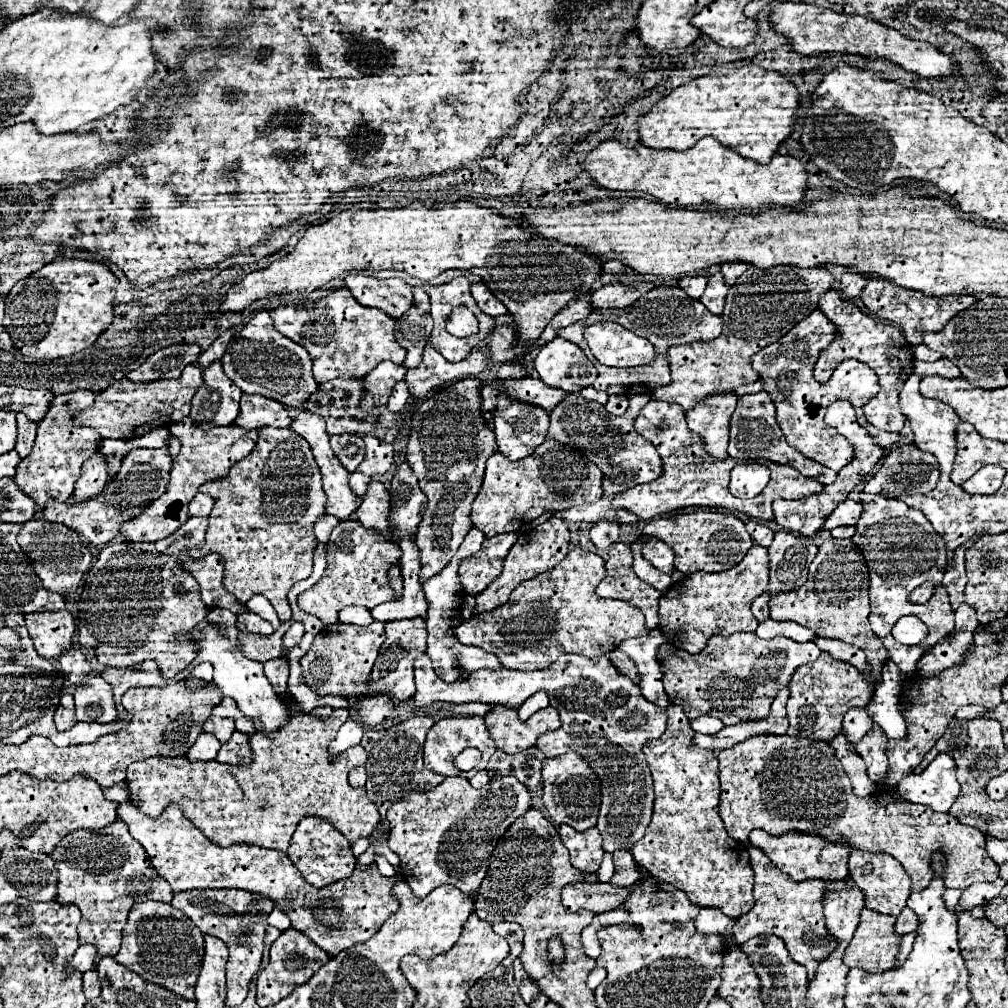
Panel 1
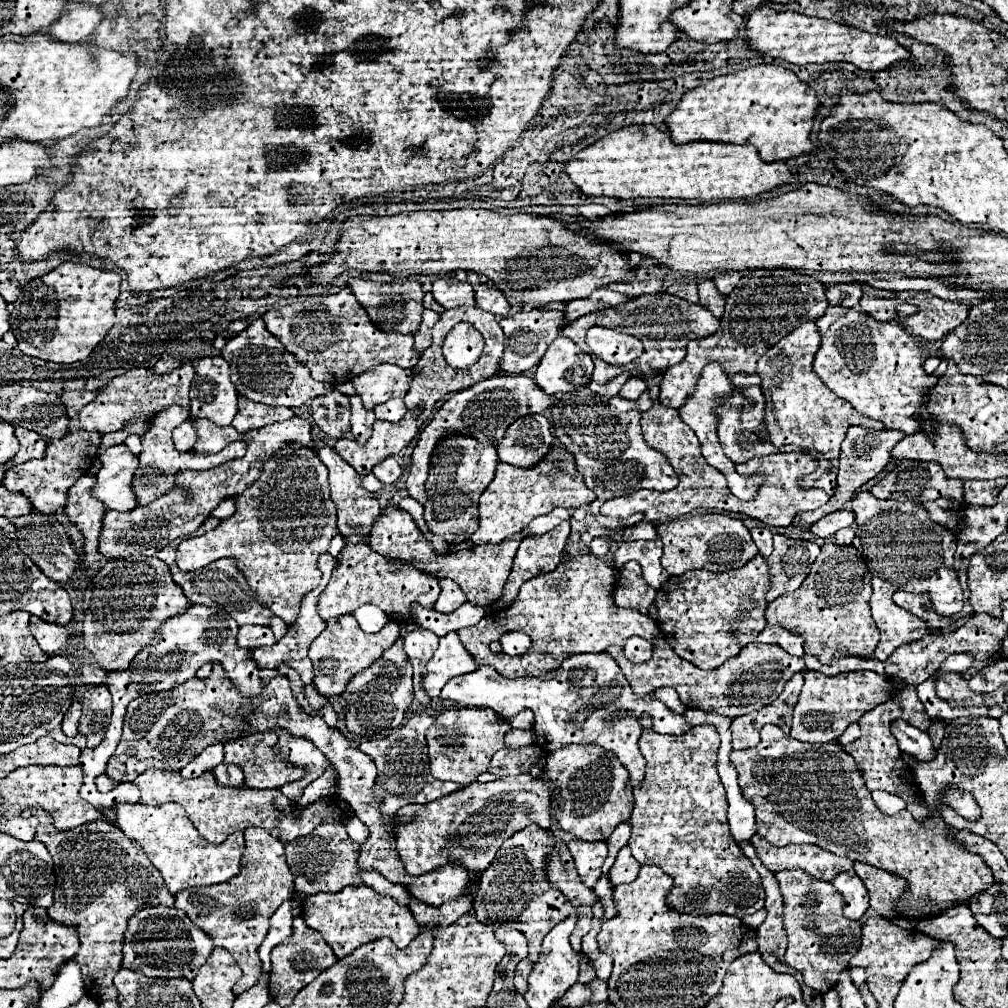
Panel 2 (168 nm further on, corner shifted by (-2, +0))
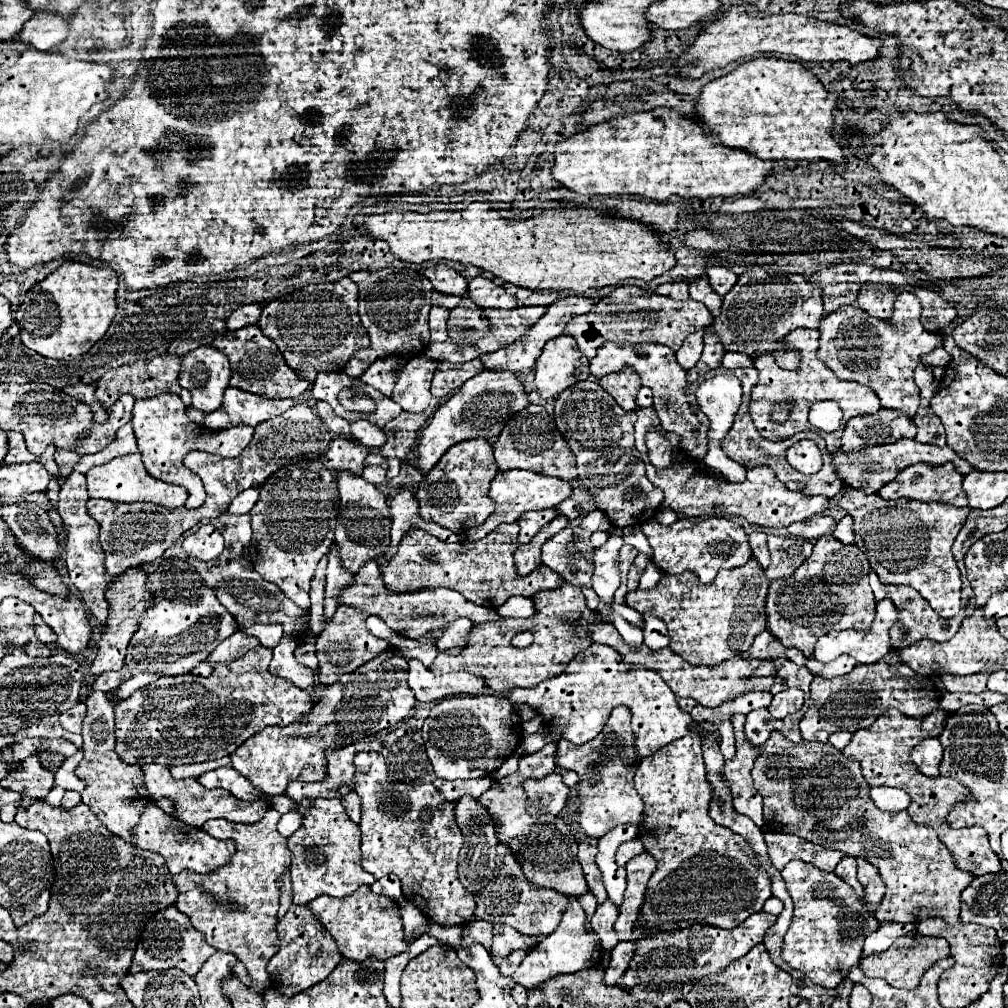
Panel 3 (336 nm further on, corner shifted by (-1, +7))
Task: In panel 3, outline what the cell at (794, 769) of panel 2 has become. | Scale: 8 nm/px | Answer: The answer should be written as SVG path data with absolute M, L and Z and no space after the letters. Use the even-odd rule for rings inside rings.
M772 731L768 741L760 747L760 755L756 757L752 777L754 787L764 797L764 819L768 829L794 833L816 845L842 851L850 857L862 857L880 871L882 881L886 885L886 895L874 911L878 921L916 923L926 917L944 917L950 925L958 923L960 893L964 891L964 887L968 887L968 883L972 883L974 875L968 875L968 871L960 871L956 867L952 853L944 847L944 843L940 843L932 827L914 823L906 811L880 811L870 799L870 785L860 773L860 763L856 763L856 759L848 759L830 743L792 743L780 731Z

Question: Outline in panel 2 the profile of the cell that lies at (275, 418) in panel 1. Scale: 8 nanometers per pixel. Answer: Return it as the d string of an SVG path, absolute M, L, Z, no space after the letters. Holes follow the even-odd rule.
M239 396L237 406L239 406L239 410L237 410L237 416L233 418L233 428L239 434L245 434L249 430L263 428L267 424L275 424L275 422L283 422L283 420L293 418L293 410L291 408L265 406L261 402L247 400L245 396Z

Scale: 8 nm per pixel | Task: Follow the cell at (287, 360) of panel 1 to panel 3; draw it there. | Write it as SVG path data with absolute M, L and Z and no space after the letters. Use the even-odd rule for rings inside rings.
M246 325L238 331L228 331L224 335L218 335L212 345L230 359L230 369L232 369L230 387L264 395L268 399L294 399L310 387L310 381L302 379L298 371L292 371L284 363L284 355L280 355L276 343L272 343L272 339L268 339L258 325Z

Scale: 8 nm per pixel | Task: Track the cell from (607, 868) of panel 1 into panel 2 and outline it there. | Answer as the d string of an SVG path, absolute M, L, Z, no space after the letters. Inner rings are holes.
M601 876L599 878L599 882L595 886L595 894L599 896L599 904L605 910L603 920L615 918L617 916L617 908L615 908L615 902L613 902L613 886L607 882L607 876Z

